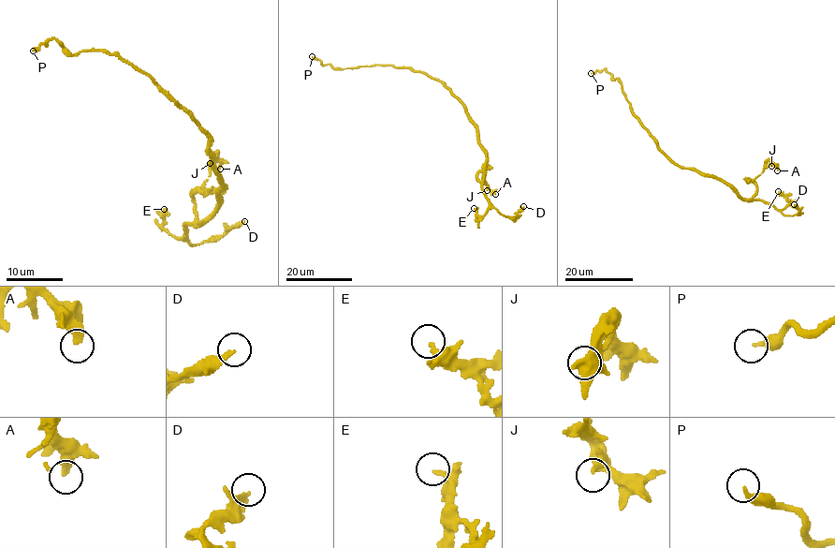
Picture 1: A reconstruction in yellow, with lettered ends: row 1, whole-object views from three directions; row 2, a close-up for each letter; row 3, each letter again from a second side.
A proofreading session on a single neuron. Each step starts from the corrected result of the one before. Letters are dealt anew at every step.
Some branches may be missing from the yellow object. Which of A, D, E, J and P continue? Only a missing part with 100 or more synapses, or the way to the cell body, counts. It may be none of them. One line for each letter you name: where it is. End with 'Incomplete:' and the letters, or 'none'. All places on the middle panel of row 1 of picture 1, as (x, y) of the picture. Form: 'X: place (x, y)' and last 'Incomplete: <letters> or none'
Incomplete: none

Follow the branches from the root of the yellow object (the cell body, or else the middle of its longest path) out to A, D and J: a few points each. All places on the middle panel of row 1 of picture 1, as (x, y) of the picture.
A: (459, 99), (476, 128), (476, 140), (487, 162), (483, 181), (477, 177), (481, 171), (484, 183), (495, 194)
D: (459, 99), (476, 128), (487, 162), (485, 198), (510, 217), (523, 206)
J: (459, 99), (476, 128), (476, 140), (485, 153), (485, 176), (482, 181), (477, 177), (481, 171), (487, 190)

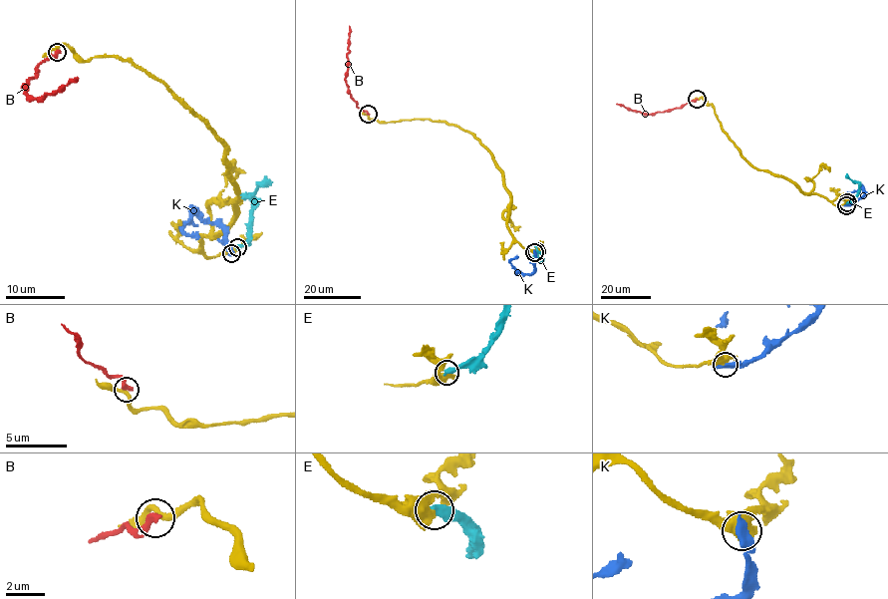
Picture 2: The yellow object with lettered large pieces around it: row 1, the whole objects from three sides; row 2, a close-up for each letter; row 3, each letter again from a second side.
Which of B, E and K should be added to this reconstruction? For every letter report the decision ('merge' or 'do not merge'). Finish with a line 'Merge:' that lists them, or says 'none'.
B: do not merge
E: do not merge
K: do not merge
Merge: none

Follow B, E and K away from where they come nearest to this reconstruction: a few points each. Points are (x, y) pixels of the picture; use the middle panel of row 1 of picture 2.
B: (368, 114), (357, 106), (345, 79), (349, 26)
E: (537, 251), (542, 259), (539, 259), (535, 247), (541, 242)
K: (534, 252), (534, 269), (530, 274), (517, 272), (510, 262), (517, 255)

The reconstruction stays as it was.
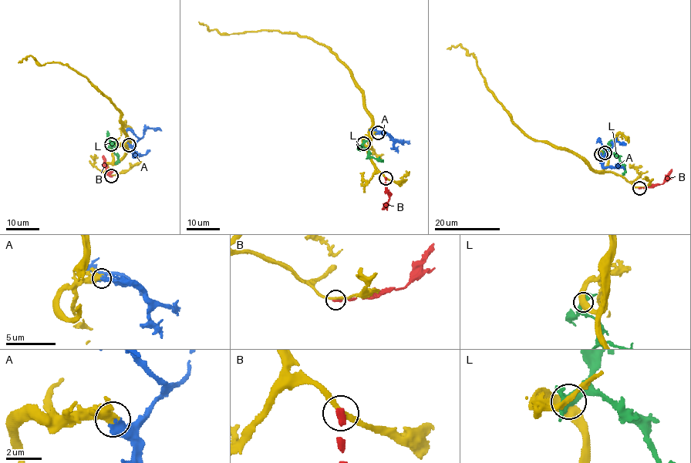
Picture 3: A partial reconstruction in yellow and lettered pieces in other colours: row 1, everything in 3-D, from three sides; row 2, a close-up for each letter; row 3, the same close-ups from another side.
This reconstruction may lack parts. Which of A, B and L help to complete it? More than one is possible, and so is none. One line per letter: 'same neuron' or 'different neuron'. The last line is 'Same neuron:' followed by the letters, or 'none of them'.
A: same neuron
B: different neuron
L: different neuron
Same neuron: A

